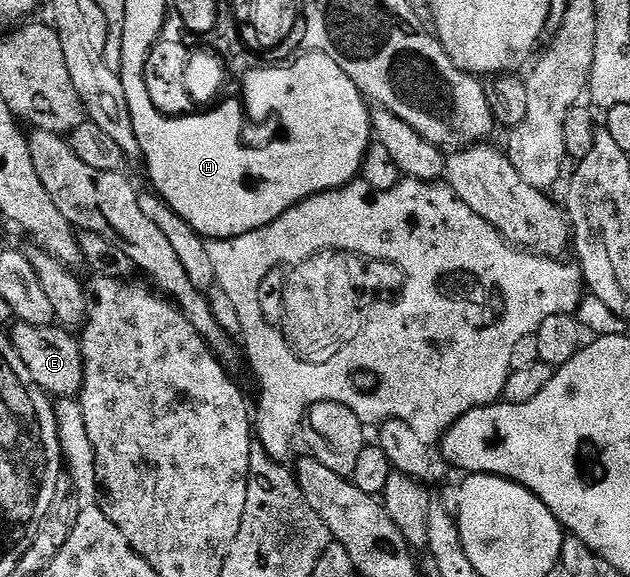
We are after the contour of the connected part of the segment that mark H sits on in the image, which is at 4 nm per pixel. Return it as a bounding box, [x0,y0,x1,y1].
[131,52,371,240]

